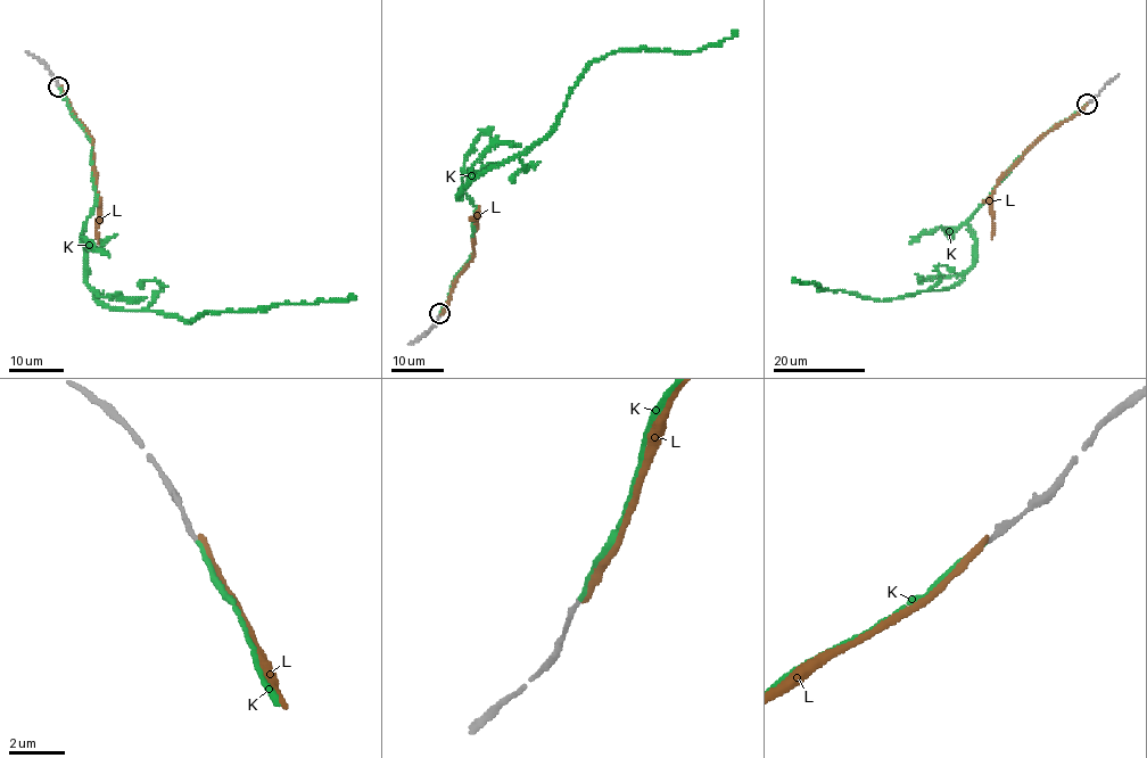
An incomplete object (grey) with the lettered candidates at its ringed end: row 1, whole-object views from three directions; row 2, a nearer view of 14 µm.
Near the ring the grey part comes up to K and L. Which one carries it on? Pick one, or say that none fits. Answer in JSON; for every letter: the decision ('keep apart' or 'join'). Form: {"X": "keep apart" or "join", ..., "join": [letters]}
{"K": "join", "L": "keep apart", "join": ["K"]}

